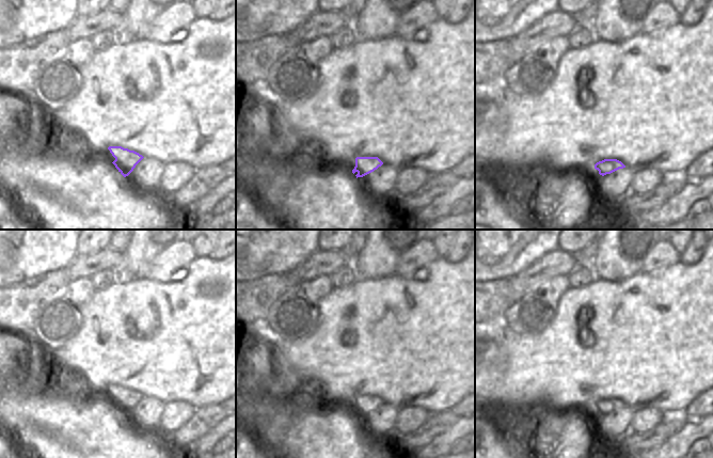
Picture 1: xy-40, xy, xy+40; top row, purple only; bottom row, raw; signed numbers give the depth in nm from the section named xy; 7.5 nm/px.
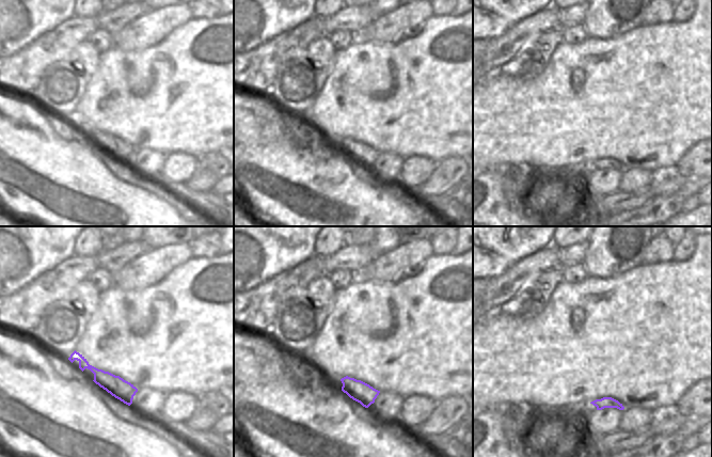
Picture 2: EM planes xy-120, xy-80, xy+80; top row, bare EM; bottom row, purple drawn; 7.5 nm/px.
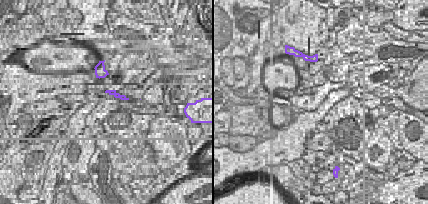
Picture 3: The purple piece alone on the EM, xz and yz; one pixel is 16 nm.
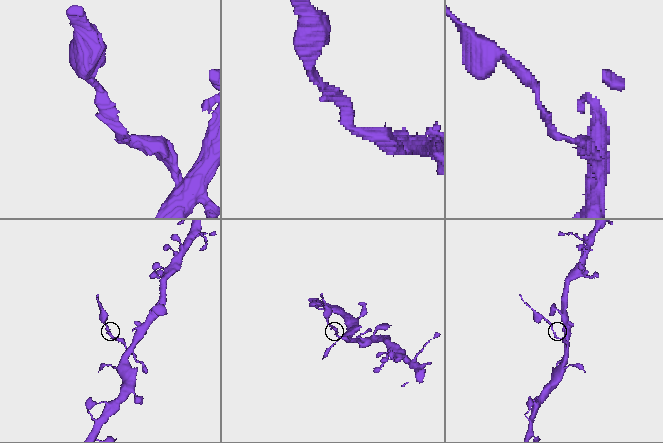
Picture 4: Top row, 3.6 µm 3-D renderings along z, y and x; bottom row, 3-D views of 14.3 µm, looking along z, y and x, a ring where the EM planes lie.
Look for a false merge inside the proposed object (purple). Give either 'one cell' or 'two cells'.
two cells

